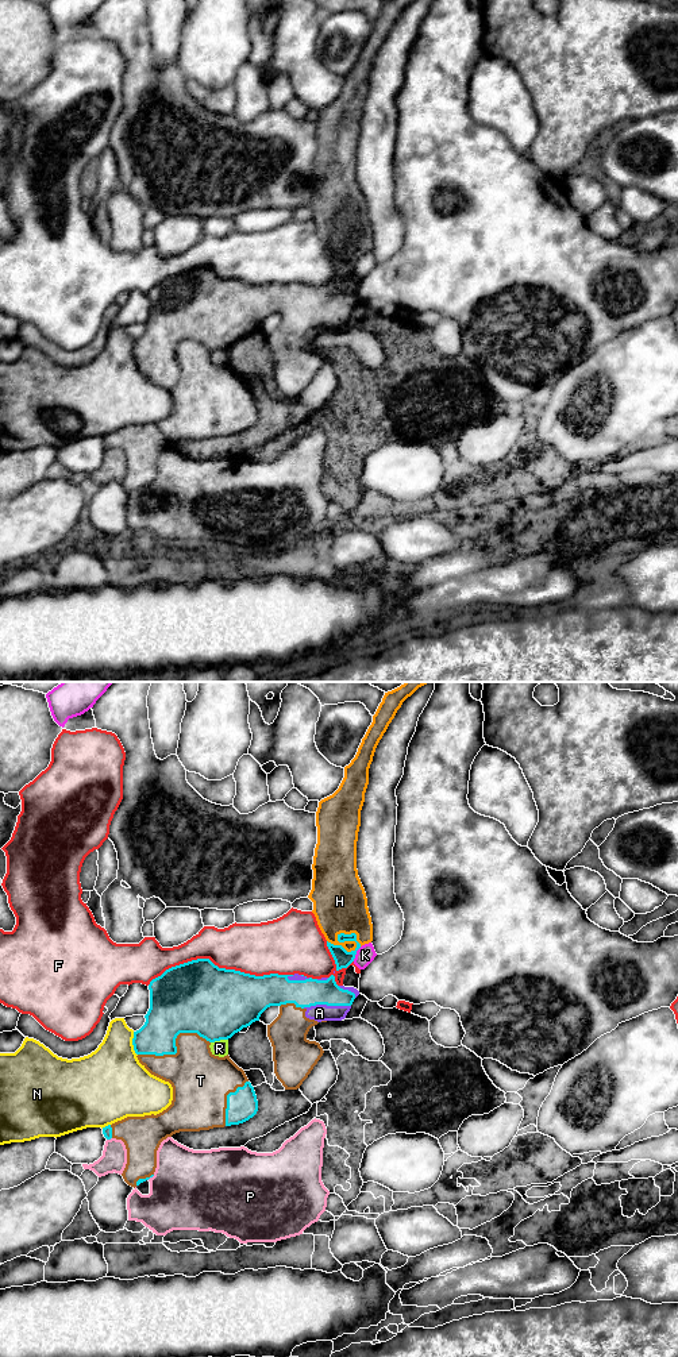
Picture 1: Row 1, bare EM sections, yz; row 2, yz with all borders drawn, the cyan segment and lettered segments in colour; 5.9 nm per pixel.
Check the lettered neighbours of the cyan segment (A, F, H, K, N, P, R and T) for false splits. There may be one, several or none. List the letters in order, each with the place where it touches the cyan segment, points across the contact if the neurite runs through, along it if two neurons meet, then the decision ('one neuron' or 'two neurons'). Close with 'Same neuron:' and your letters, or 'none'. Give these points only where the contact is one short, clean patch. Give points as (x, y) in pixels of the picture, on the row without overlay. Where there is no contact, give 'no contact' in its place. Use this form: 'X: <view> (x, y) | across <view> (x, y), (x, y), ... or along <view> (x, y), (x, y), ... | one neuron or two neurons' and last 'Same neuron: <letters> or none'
A: yz (326, 312) | one neuron
F: yz (219, 277) | two neurons
H: yz (345, 249) | across yz (343, 268), (345, 249), (338, 249), (339, 209) | one neuron
K: yz (355, 262) | two neurons
N: yz (133, 353) | two neurons
P: yz (108, 447) | two neurons
R: yz (219, 349) | two neurons
T: yz (176, 355) | two neurons
Same neuron: A, H

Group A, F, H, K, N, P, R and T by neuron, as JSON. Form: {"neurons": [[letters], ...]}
{"neurons": [["A", "H"], ["F"], ["K"], ["N"], ["P"], ["R"], ["T"]]}

